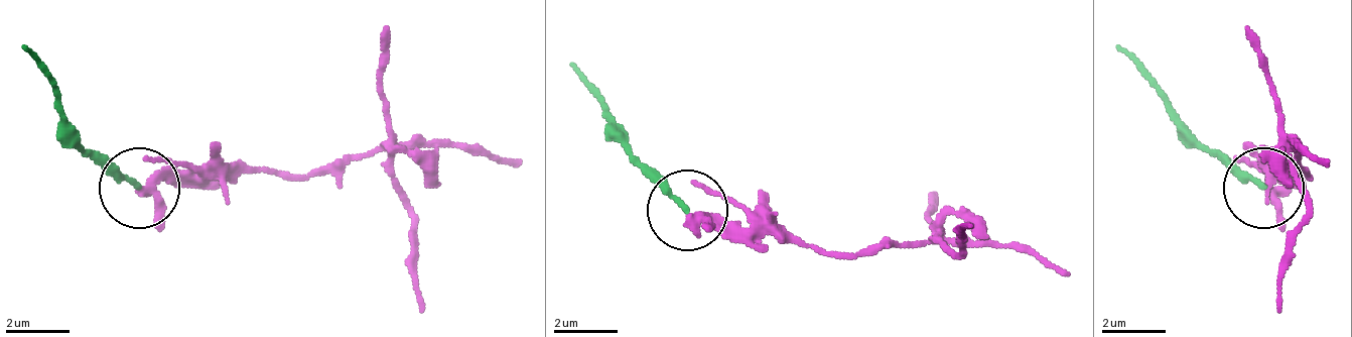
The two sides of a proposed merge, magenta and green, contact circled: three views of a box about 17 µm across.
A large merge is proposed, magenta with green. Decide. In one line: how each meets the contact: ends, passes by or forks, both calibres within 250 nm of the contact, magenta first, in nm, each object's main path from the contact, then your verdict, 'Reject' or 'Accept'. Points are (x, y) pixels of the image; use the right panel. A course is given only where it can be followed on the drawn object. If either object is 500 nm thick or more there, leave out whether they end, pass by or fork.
At the ring magenta passes by. At the ring green ends. Thickness 240 nm (magenta) against 170 nm. Course of magenta: (1265, 186), (1273, 178), (1306, 178), (1298, 153), (1306, 210), (1281, 315). Course of green: (1265, 186), (1193, 137), (1161, 89), (1120, 48). Reject

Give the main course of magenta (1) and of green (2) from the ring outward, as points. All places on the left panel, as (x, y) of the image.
1: (141, 186), (230, 178), (326, 178), (375, 153), (407, 210), (423, 315)
2: (141, 186), (77, 137), (60, 89), (20, 48)

